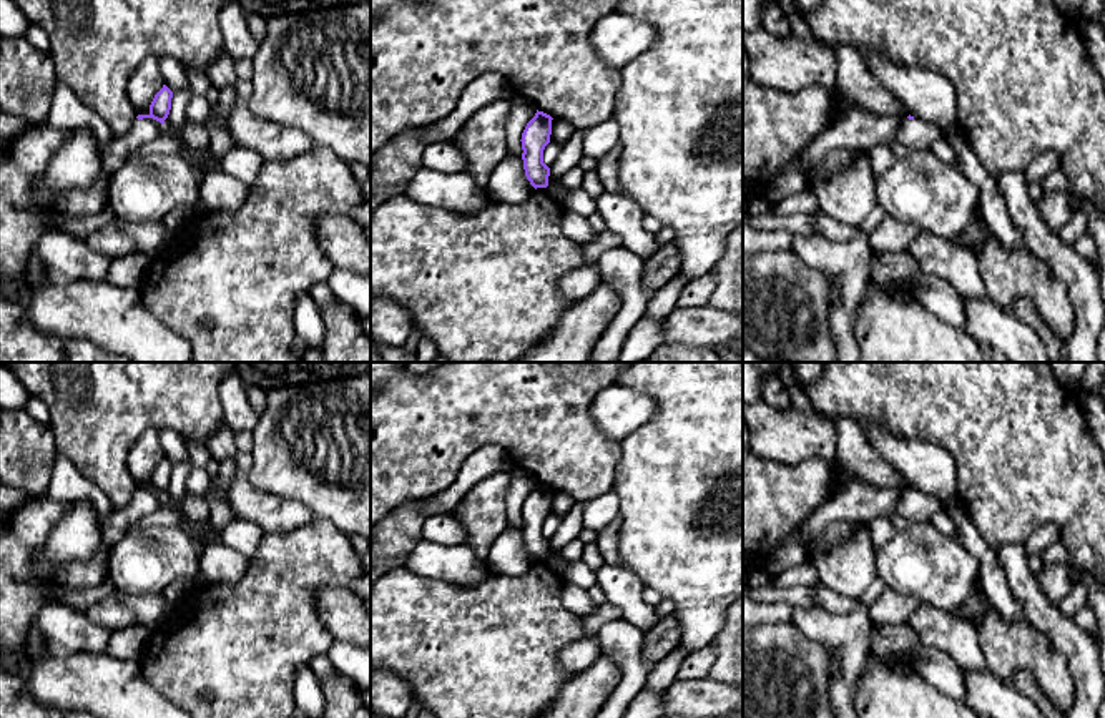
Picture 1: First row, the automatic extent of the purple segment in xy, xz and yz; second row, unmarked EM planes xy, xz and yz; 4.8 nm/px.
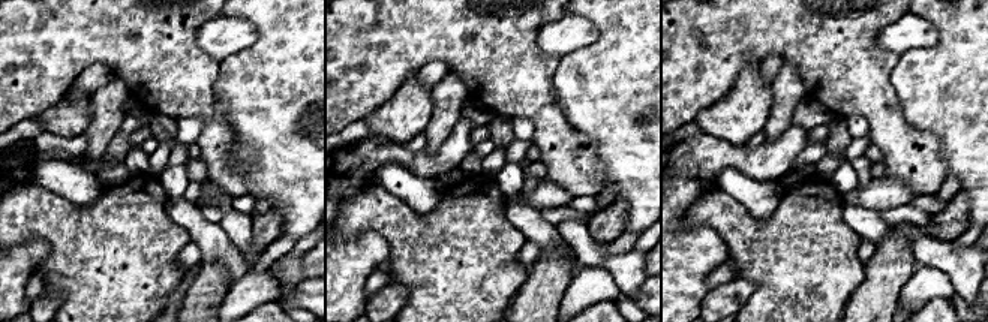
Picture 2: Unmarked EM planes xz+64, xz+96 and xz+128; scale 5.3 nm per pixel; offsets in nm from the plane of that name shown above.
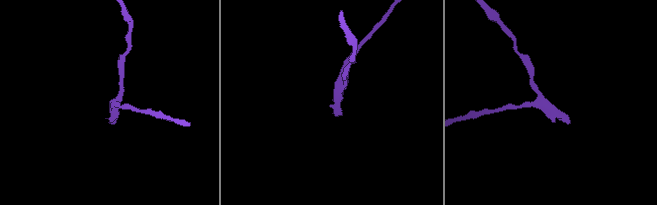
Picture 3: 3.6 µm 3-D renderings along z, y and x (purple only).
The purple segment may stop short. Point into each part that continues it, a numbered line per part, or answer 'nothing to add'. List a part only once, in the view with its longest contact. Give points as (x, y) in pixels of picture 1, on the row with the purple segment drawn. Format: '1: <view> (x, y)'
1: xy (24, 220)

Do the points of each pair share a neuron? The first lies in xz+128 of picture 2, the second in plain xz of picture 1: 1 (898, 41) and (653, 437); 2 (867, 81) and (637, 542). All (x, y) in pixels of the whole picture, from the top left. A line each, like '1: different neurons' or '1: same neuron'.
1: different neurons
2: different neurons

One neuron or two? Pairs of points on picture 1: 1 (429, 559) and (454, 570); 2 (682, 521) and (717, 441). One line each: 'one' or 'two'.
1: one
2: one

